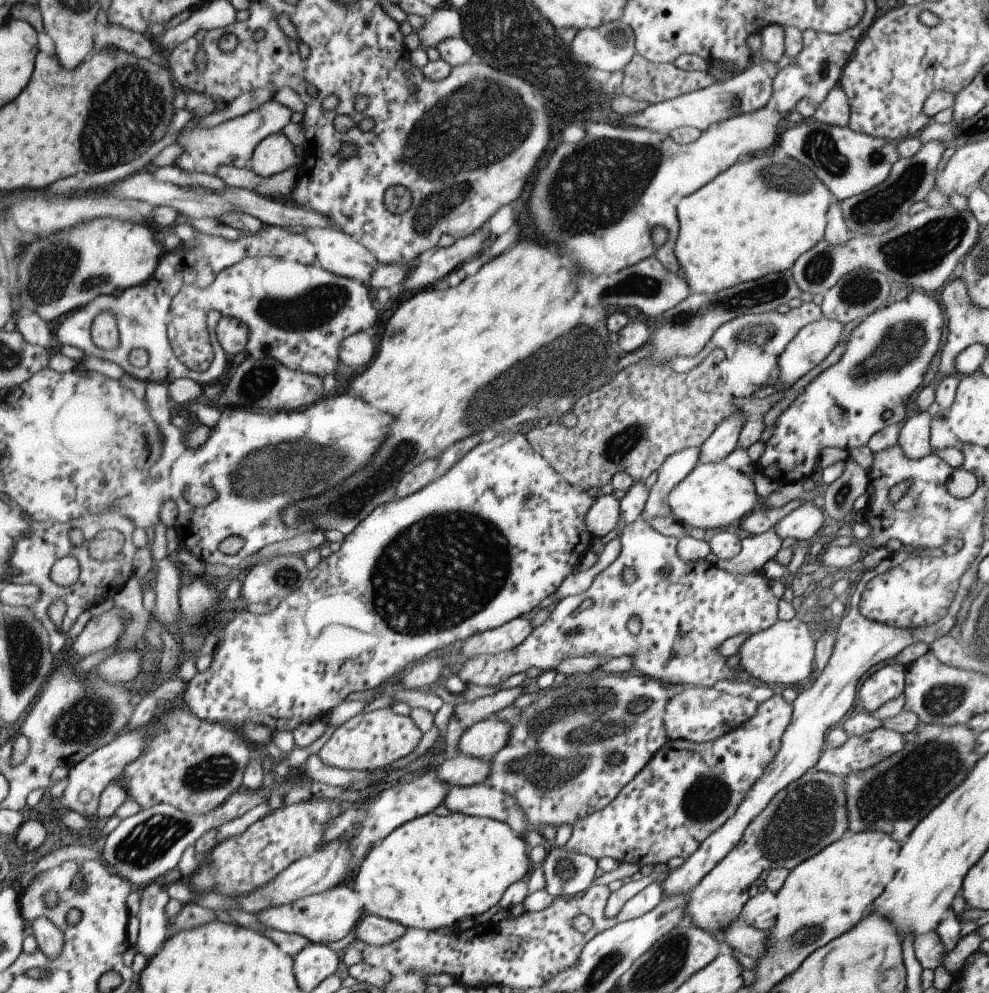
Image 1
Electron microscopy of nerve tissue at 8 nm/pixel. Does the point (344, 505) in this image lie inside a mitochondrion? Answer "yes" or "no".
yes

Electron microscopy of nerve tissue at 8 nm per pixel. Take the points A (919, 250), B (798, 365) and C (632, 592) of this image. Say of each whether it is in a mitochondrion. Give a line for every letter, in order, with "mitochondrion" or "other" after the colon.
A: mitochondrion
B: other
C: other

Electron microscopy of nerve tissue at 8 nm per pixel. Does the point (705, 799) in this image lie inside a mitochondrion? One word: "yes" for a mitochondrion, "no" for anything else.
yes

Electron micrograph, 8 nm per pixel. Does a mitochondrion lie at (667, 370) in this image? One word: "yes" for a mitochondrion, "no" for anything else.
no

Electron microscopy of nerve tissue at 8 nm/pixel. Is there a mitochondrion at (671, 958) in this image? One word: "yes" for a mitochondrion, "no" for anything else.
yes

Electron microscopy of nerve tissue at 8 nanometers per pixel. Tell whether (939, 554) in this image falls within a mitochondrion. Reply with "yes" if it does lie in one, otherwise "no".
no

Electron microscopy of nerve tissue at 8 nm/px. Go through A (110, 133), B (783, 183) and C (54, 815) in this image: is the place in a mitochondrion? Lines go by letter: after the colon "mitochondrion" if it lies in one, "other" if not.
A: mitochondrion
B: mitochondrion
C: other

